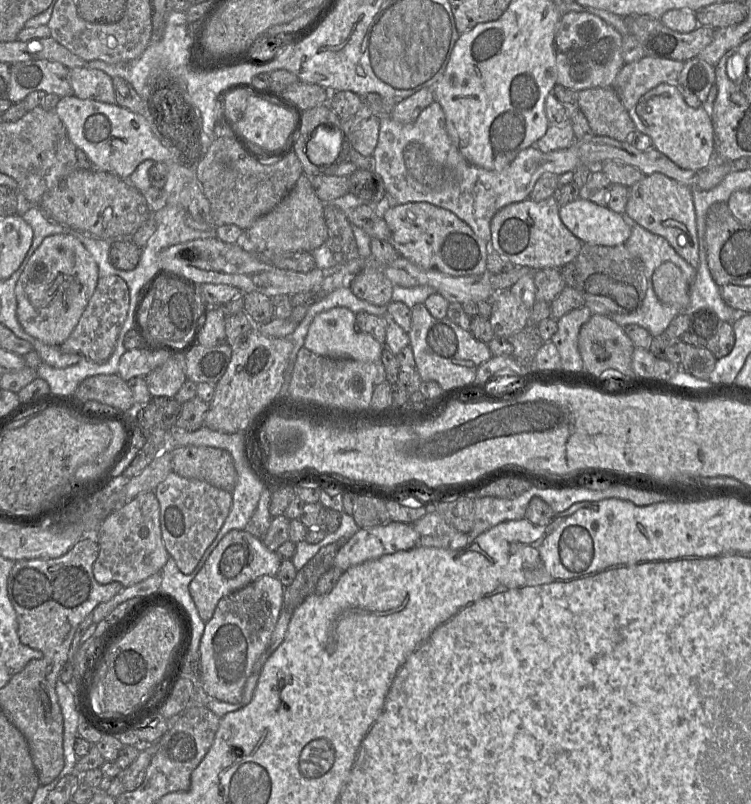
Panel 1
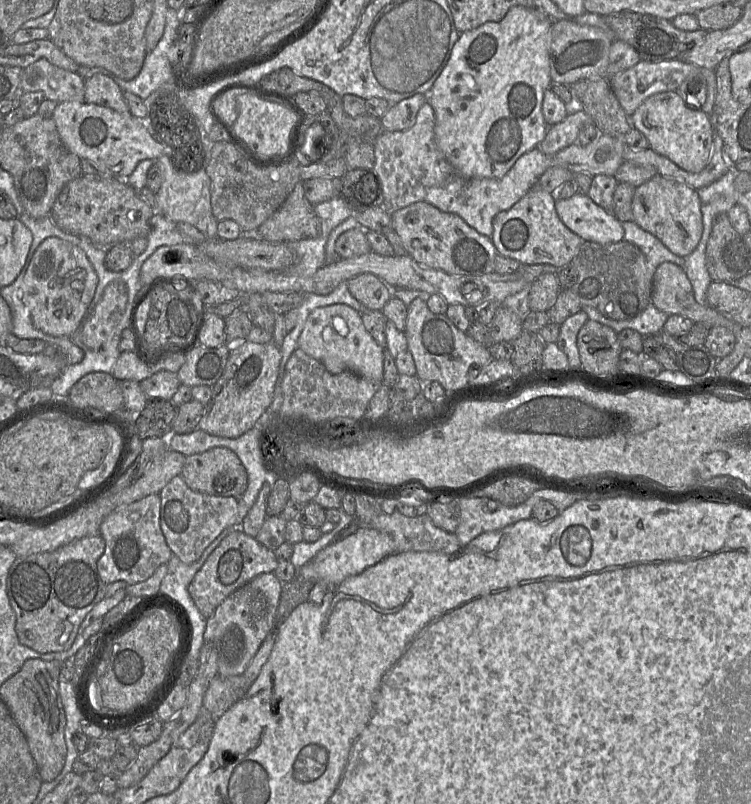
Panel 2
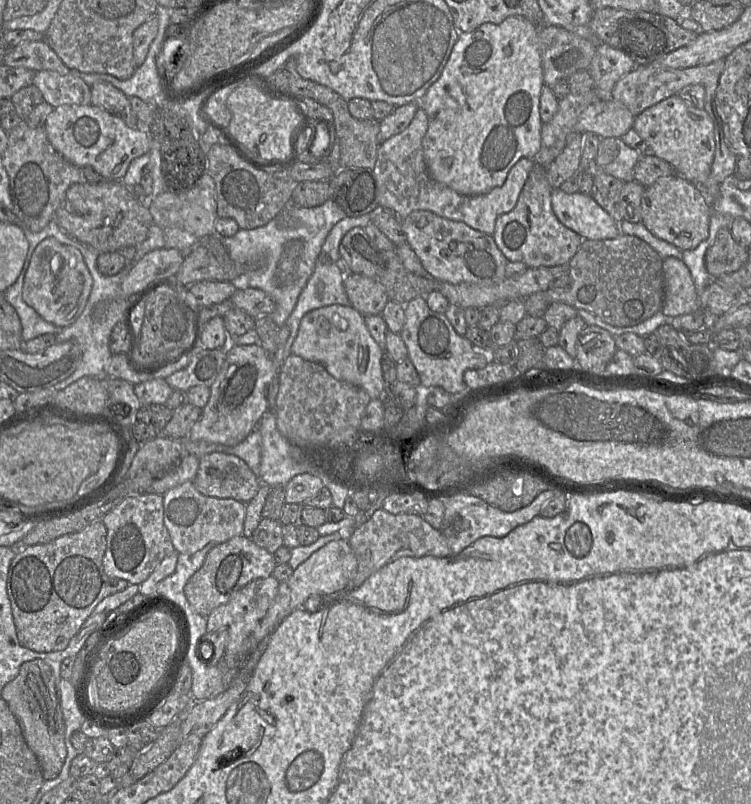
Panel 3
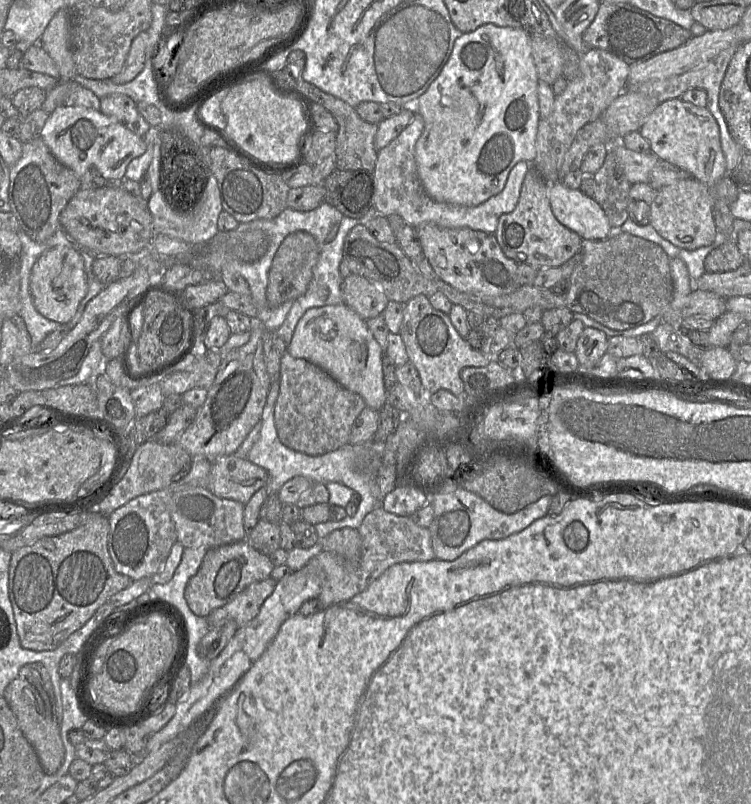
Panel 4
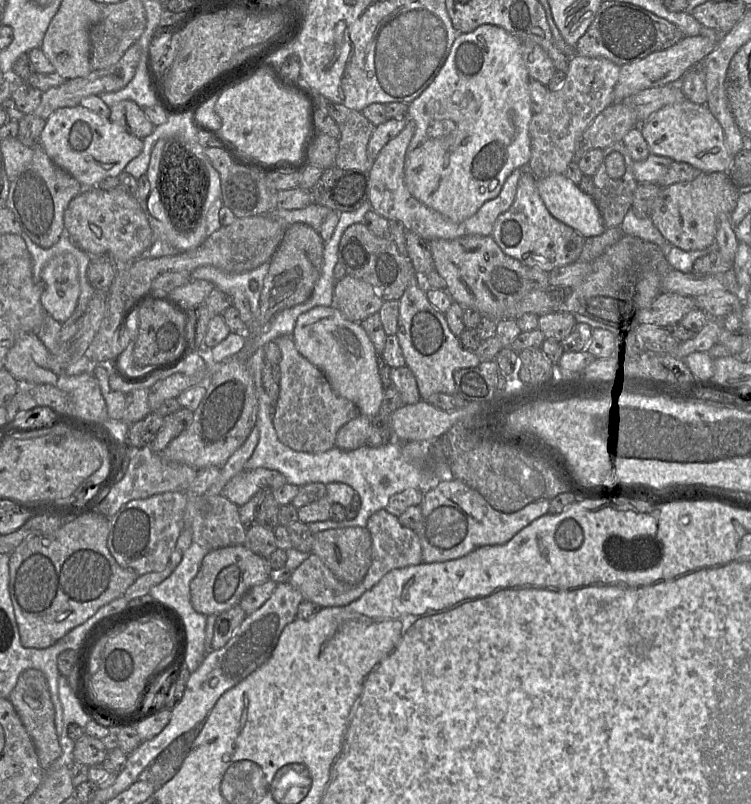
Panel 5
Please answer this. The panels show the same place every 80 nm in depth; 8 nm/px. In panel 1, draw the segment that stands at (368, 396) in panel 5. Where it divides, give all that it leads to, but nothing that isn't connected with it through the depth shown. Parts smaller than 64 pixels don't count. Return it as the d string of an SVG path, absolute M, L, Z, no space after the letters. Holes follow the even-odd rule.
M335 307L319 313L309 326L304 347L321 356L362 362L380 361L383 350L382 344L372 335L357 328L356 314L345 307Z

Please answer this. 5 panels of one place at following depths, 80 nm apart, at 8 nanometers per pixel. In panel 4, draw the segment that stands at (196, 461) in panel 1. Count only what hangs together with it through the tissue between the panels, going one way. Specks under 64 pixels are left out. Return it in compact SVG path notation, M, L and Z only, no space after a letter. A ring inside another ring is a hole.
M229 455L212 460L207 488L216 496L246 505L262 487L269 488L269 473L247 458Z

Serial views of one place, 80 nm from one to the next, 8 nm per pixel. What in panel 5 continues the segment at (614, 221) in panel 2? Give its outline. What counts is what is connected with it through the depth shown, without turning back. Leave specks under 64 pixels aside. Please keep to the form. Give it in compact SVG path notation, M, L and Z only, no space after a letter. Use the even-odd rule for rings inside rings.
M553 174L538 178L537 188L539 195L550 214L576 230L585 239L601 235L606 227L603 224L601 213L593 198L581 191L575 183L564 174Z

